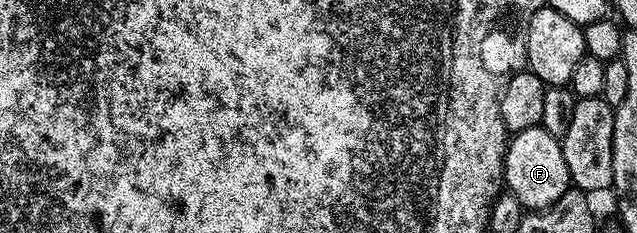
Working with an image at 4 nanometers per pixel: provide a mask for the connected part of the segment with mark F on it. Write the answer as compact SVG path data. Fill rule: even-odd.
M542 125L519 131L504 151L504 182L525 211L539 212L553 206L570 188L561 139L548 134Z

